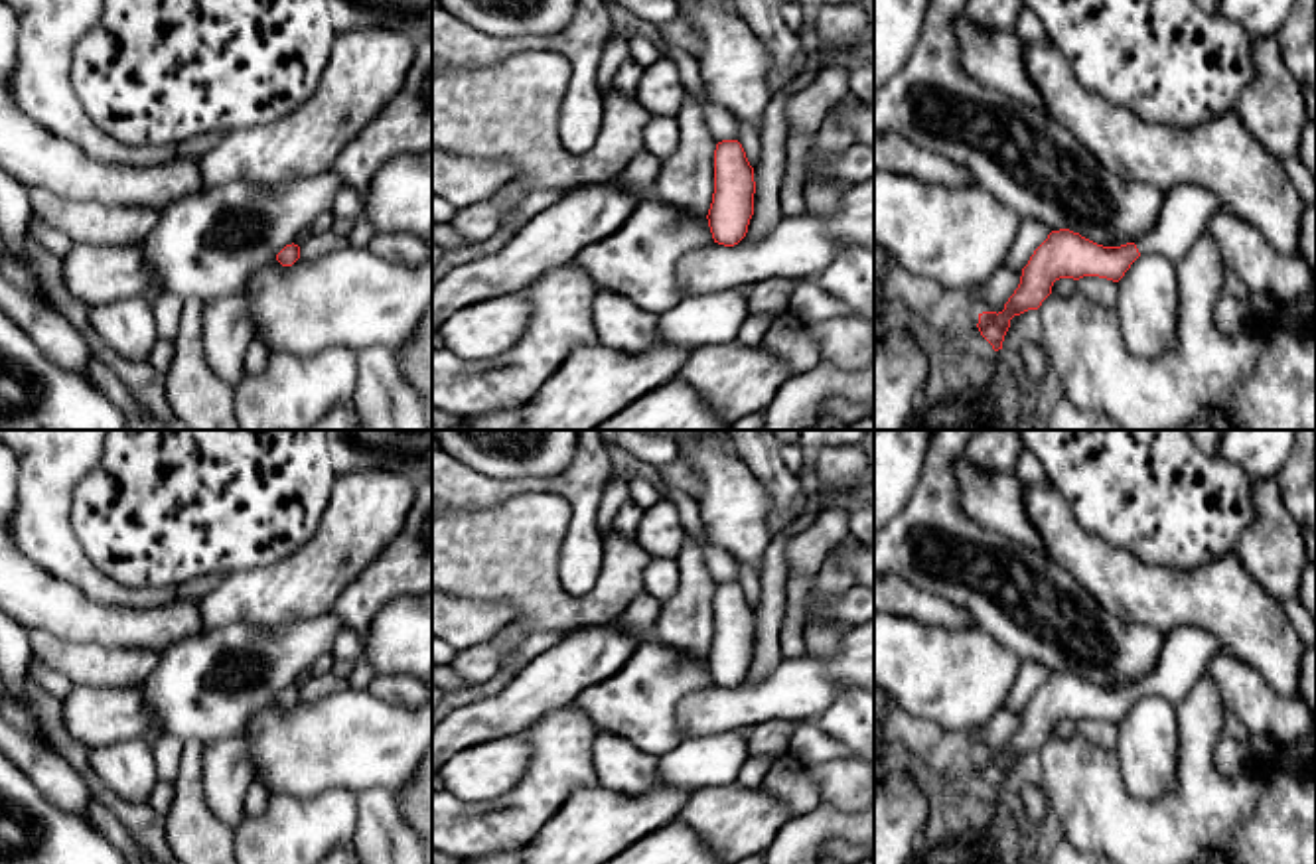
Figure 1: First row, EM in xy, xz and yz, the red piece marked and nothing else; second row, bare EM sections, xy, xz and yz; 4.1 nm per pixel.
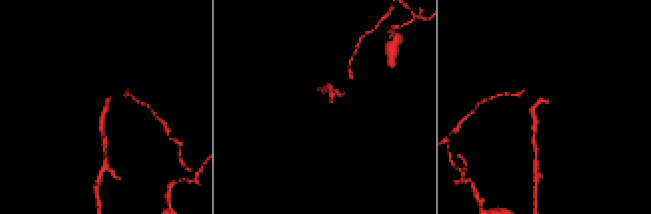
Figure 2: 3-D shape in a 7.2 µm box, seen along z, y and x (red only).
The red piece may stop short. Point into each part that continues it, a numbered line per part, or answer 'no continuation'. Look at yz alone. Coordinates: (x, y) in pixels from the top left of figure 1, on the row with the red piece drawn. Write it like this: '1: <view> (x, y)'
1: yz (1184, 214)

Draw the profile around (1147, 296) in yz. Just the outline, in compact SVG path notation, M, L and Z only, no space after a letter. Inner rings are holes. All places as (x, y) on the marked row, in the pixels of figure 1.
M1140 254L1117 282L1117 316L1127 349L1154 359L1178 343L1178 264L1164 254Z

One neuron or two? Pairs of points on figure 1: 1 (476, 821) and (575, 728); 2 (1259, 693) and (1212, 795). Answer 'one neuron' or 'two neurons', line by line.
1: one neuron
2: two neurons

